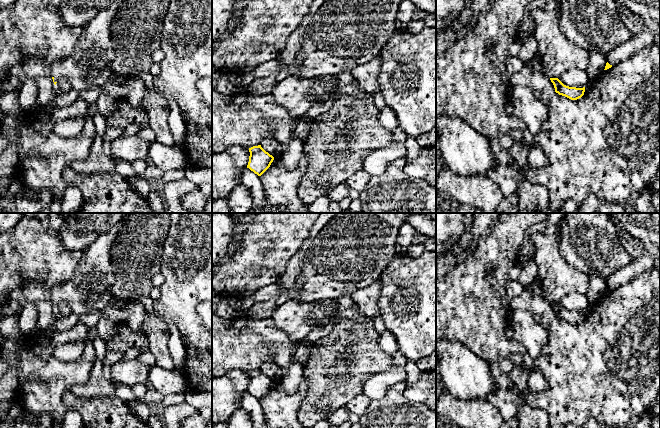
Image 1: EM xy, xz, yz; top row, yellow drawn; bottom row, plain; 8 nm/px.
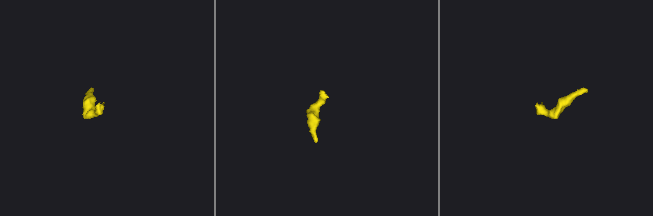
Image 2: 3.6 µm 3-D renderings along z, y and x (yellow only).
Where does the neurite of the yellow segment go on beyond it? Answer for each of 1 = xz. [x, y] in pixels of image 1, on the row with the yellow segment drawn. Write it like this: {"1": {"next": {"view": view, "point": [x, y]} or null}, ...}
{"1": {"next": null}}

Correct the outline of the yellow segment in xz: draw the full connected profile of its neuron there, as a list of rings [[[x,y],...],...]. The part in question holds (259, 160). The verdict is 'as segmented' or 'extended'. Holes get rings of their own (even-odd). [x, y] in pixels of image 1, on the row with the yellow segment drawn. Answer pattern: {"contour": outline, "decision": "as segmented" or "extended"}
{"contour": [[[261,145],[249,148],[250,156],[247,168],[261,176],[271,165],[274,157],[266,152]]], "decision": "as segmented"}

